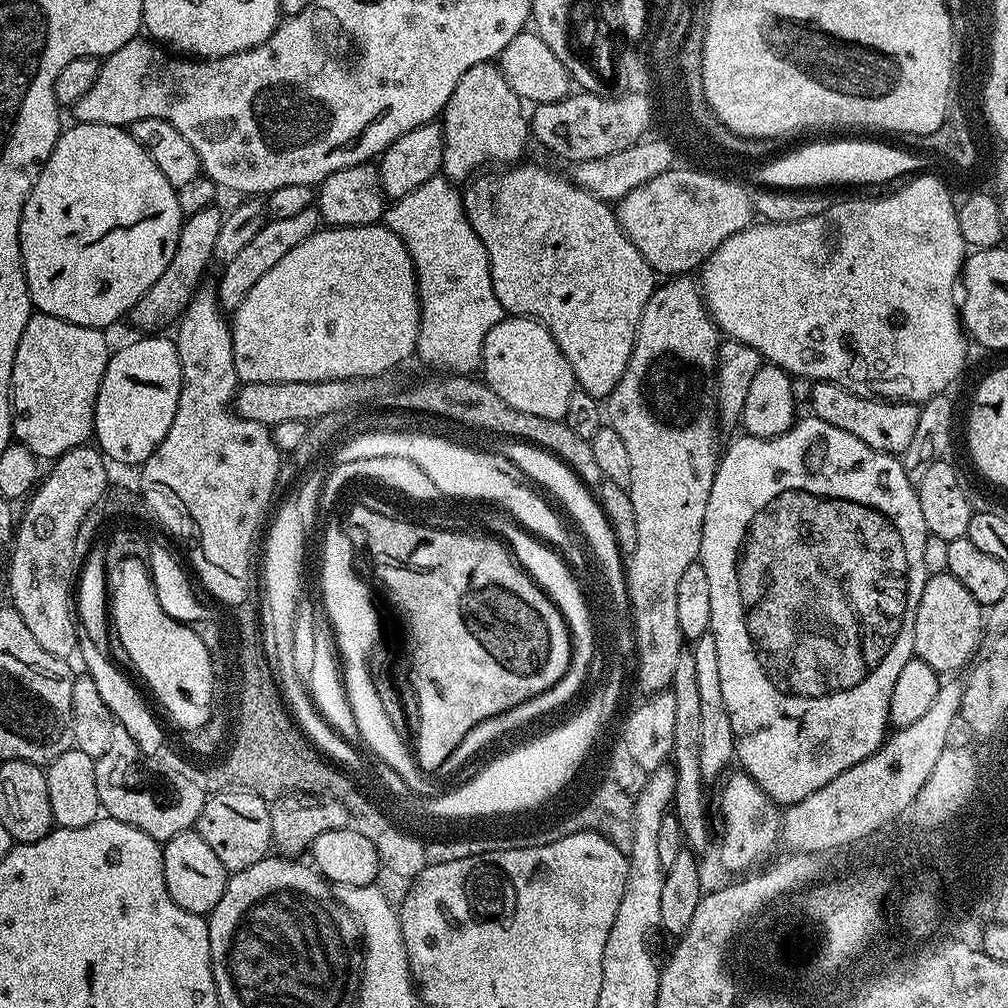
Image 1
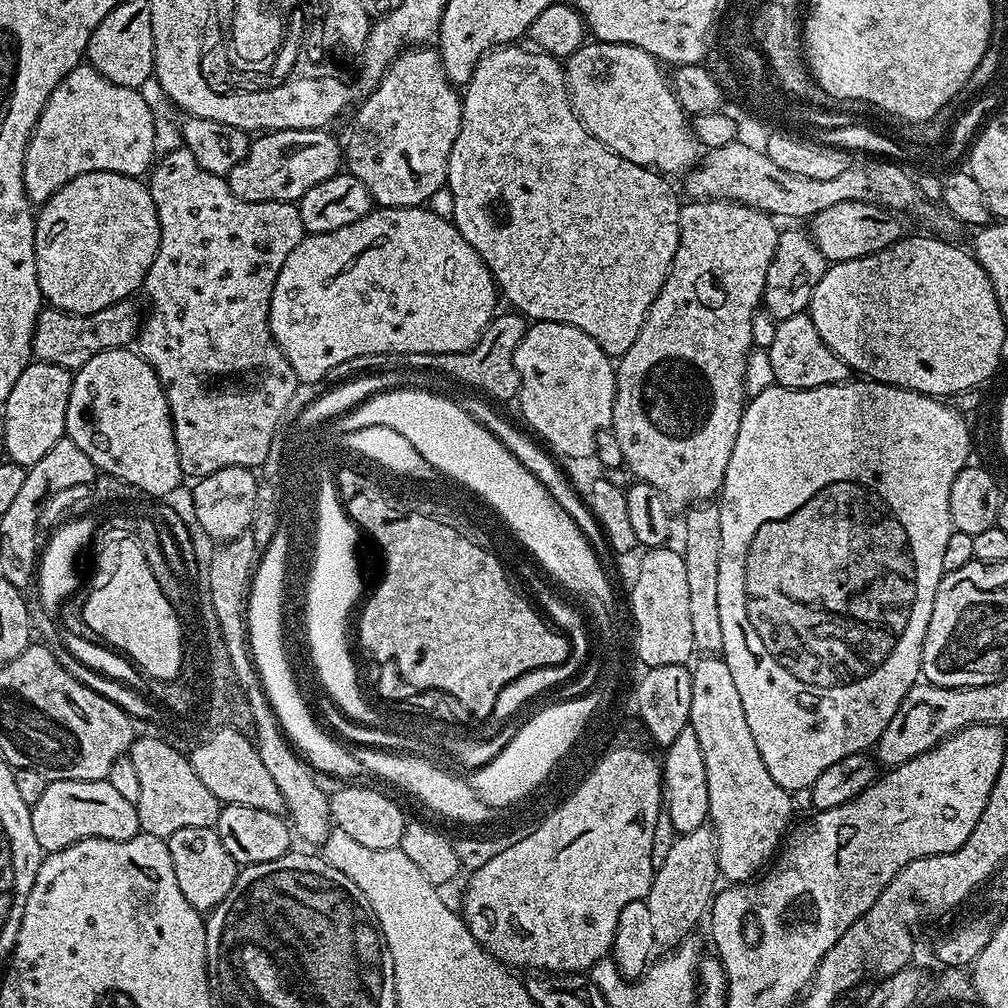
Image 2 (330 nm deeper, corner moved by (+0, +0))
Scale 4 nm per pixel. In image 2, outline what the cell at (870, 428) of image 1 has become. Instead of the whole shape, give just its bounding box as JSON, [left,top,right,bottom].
[766,311,850,388]

